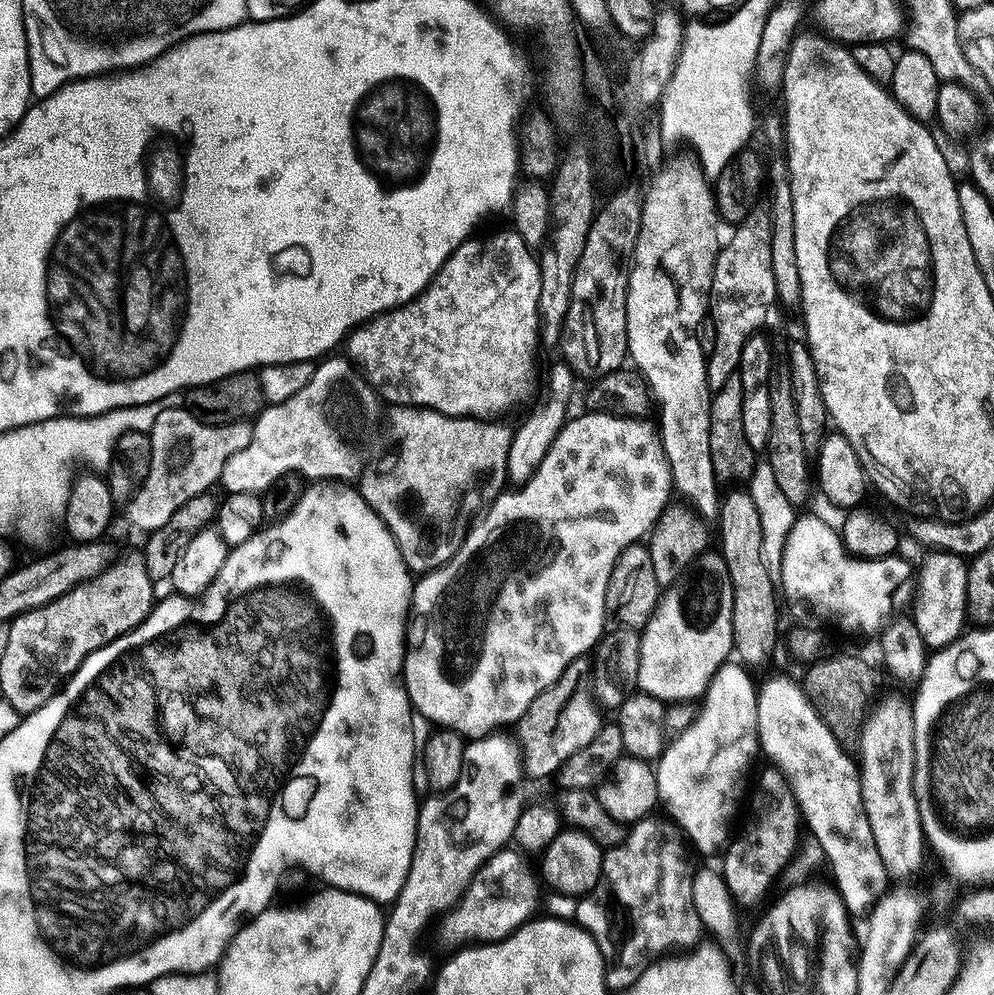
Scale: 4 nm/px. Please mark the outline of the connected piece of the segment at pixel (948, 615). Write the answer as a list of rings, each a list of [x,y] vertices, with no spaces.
[[[932,550],[927,555],[920,568],[918,564],[918,575],[914,580],[914,603],[911,605],[910,615],[918,626],[918,634],[922,634],[924,645],[935,650],[954,643],[965,631],[964,620],[966,624],[968,611],[968,564],[965,557],[955,556],[953,552]]]

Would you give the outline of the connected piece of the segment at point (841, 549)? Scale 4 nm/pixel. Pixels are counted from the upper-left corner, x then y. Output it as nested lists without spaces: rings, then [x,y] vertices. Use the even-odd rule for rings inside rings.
[[[804,513],[791,527],[778,563],[778,582],[783,597],[785,594],[794,604],[806,602],[818,613],[834,616],[844,630],[873,635],[879,633],[891,617],[894,592],[907,585],[914,572],[913,565],[911,568],[900,554],[880,559],[850,554],[835,527],[833,529],[818,516]],[[794,563],[799,570],[792,570]]]

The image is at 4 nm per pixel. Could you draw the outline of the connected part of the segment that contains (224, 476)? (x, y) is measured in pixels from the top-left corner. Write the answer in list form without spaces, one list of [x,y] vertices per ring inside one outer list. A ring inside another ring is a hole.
[[[337,354],[329,355],[327,358],[321,359],[316,364],[314,370],[314,378],[310,378],[310,382],[306,386],[302,386],[302,390],[298,390],[298,394],[292,395],[291,398],[286,398],[286,402],[278,402],[277,404],[268,404],[264,407],[260,415],[255,417],[252,424],[252,437],[247,446],[242,446],[242,450],[238,450],[238,454],[233,454],[232,457],[226,458],[226,466],[222,466],[222,474],[220,475],[218,484],[219,487],[224,487],[225,493],[230,492],[255,492],[263,494],[267,492],[271,484],[275,484],[278,478],[282,478],[288,472],[295,472],[301,477],[307,478],[312,482],[352,482],[359,477],[360,473],[365,471],[368,460],[368,443],[376,436],[376,427],[381,427],[382,424],[382,407],[381,401],[378,399],[378,393],[356,368],[351,360],[345,358],[343,355]]]

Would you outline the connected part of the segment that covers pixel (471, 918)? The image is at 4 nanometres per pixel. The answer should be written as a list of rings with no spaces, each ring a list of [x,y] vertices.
[[[508,851],[495,852],[476,871],[459,902],[448,909],[446,915],[439,921],[440,936],[446,943],[472,946],[477,942],[504,940],[514,929],[521,928],[533,919],[535,912],[532,911],[536,908],[536,899],[540,896],[541,888],[537,873],[533,869],[532,873],[530,869],[524,868],[525,857],[519,851]]]

